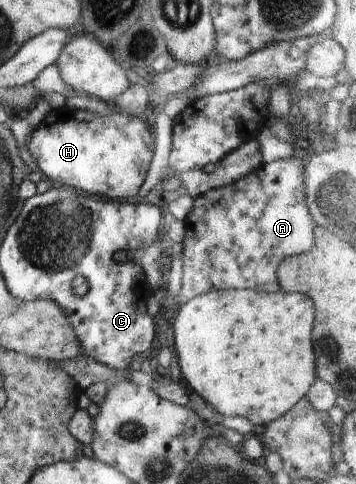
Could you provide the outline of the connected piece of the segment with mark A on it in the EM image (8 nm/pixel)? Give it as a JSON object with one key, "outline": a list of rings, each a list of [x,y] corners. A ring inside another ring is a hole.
{"outline":[[[295,154],[288,159],[277,159],[267,164],[262,164],[258,169],[251,171],[248,175],[242,176],[238,181],[227,186],[209,189],[207,192],[193,198],[193,206],[190,213],[186,215],[183,224],[186,228],[182,244],[181,259],[183,261],[183,276],[181,290],[177,297],[178,301],[185,304],[196,296],[211,292],[212,290],[260,290],[268,293],[276,293],[281,290],[277,280],[277,269],[284,258],[288,256],[308,253],[315,244],[313,229],[315,223],[310,215],[309,207],[305,200],[305,165],[307,157],[304,154]]]}

